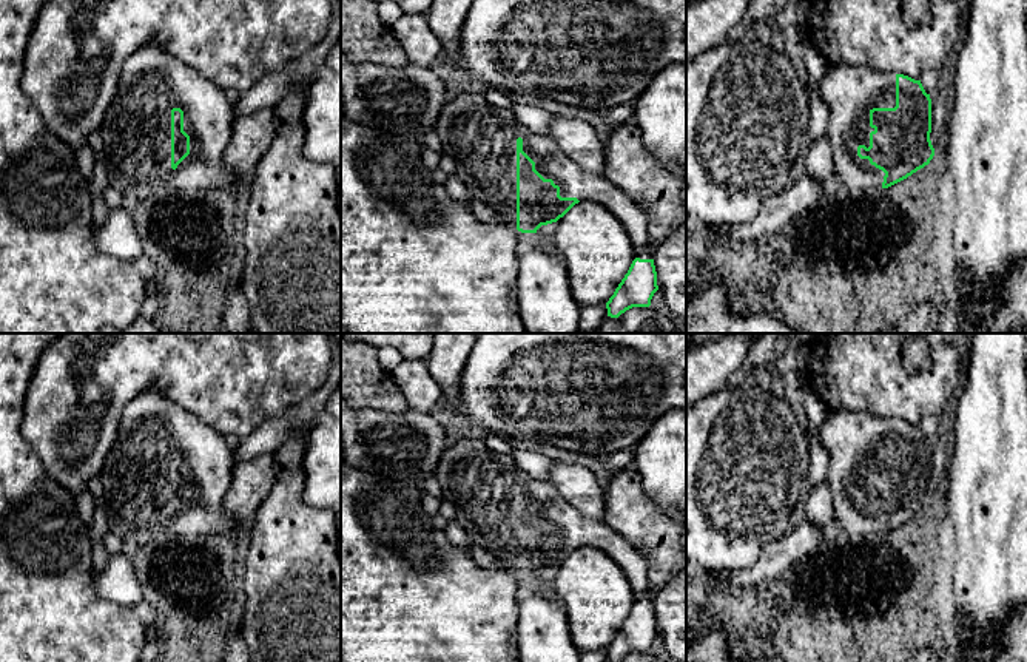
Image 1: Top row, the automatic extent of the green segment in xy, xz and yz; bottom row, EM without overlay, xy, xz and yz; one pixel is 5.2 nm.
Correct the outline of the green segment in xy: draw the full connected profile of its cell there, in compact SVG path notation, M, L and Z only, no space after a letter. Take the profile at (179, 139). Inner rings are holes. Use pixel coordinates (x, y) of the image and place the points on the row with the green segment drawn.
M146 43L123 63L117 93L99 127L108 184L136 207L156 194L222 190L244 198L248 182L224 165L236 119L225 91L156 43Z

